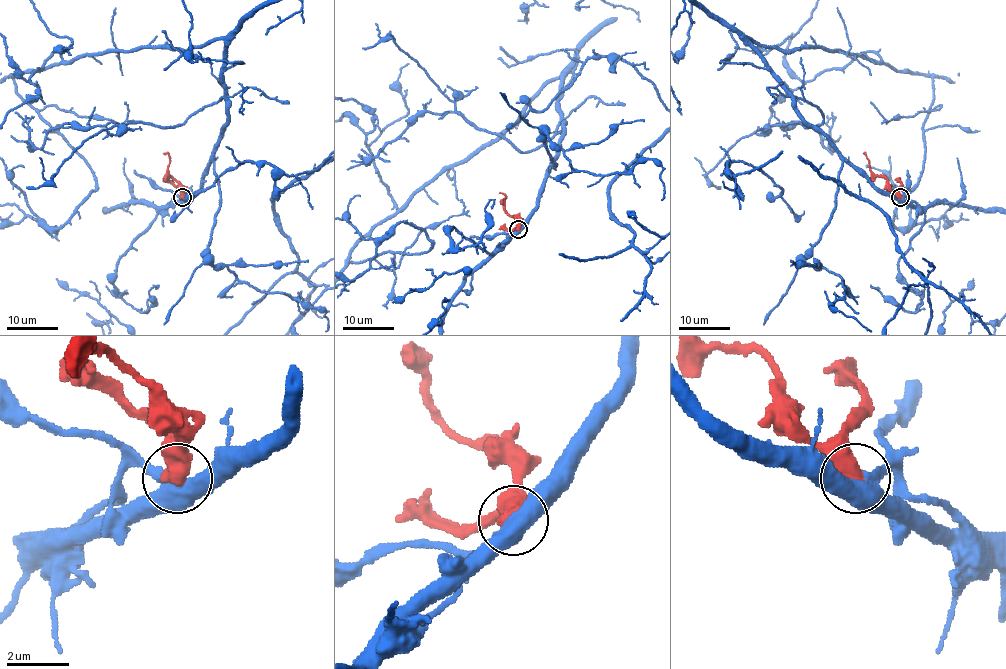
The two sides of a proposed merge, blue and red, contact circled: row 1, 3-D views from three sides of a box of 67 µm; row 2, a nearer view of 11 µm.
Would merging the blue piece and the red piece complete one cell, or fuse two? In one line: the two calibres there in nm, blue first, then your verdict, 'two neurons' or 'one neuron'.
480/650 nm | one neuron

